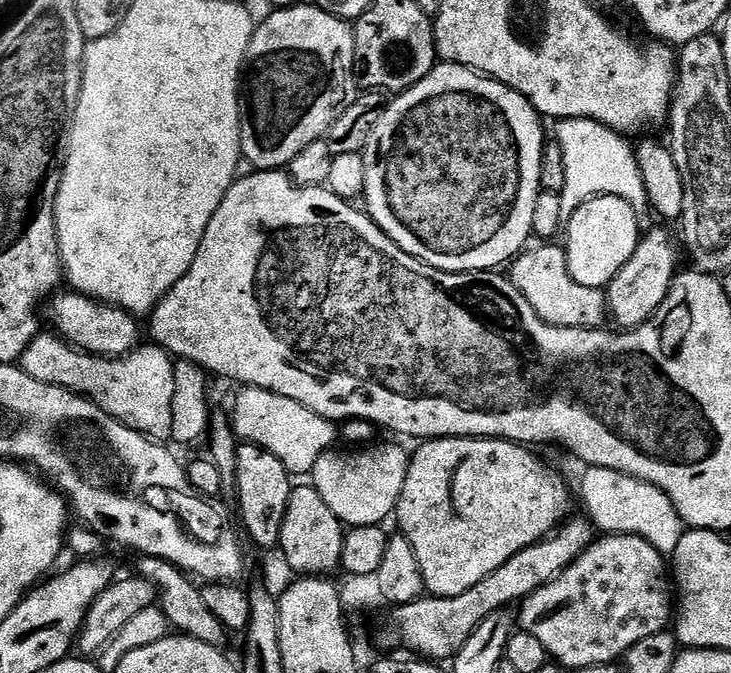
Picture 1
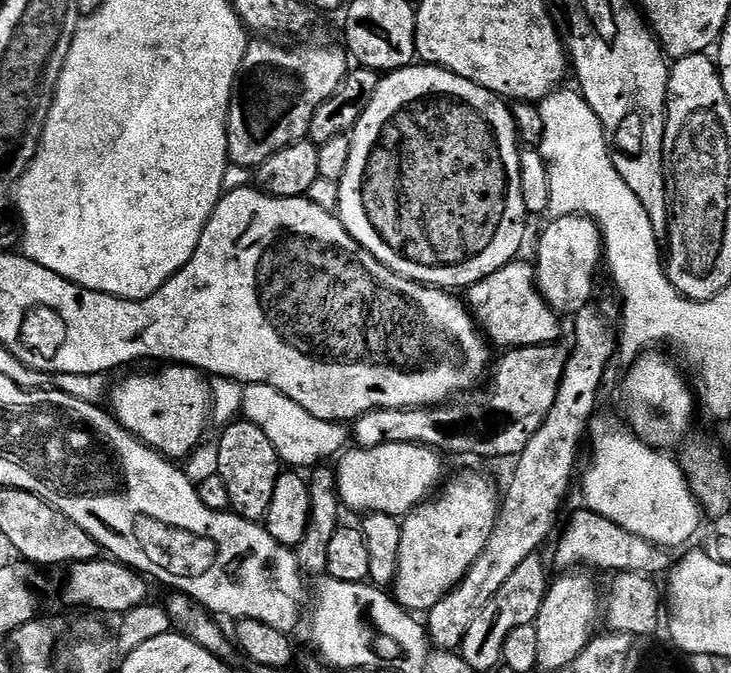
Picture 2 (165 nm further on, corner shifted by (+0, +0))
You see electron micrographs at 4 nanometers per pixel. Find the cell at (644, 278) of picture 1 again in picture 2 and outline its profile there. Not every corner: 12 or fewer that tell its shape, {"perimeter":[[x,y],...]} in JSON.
{"perimeter":[[575,313],[558,398],[515,457],[482,554],[426,614],[456,652],[556,524],[618,332]]}

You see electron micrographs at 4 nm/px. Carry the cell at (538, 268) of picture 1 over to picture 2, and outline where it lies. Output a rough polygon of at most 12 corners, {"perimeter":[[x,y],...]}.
{"perimeter":[[524,258],[467,289],[500,350],[555,344],[561,317]]}

